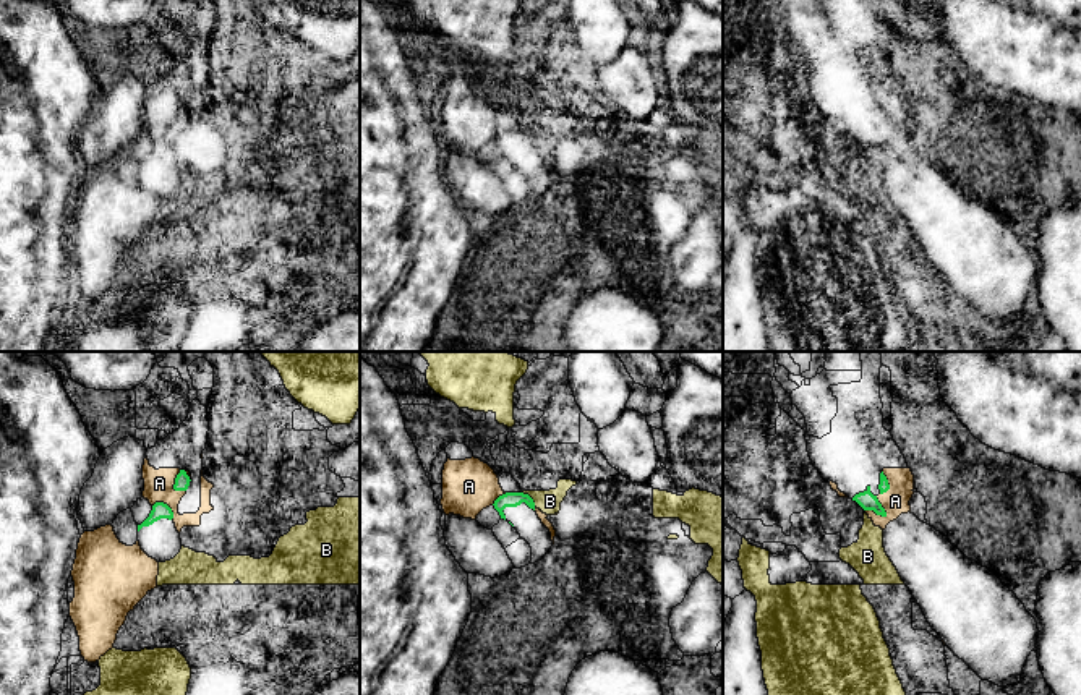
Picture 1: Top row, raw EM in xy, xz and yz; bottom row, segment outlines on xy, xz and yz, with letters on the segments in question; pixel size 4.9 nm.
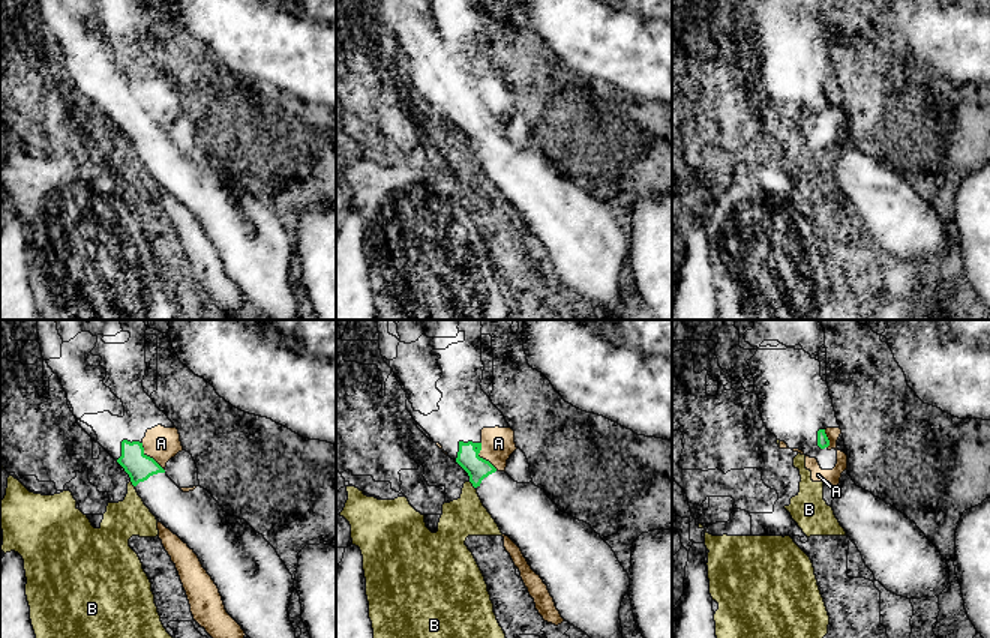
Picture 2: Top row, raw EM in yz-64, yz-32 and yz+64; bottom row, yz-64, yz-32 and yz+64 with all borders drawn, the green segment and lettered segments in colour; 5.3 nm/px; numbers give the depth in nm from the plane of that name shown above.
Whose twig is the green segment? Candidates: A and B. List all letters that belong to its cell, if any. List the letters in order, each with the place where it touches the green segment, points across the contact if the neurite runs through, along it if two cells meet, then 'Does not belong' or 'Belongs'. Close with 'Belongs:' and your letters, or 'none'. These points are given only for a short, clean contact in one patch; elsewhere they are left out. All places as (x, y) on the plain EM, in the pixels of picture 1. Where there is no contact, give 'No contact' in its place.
A: Touches green at yz (882, 144). Does not belong
B: Touches green at xz (530, 135). Boundary: xz (522, 128), (535, 143). Does not belong
Belongs: none

